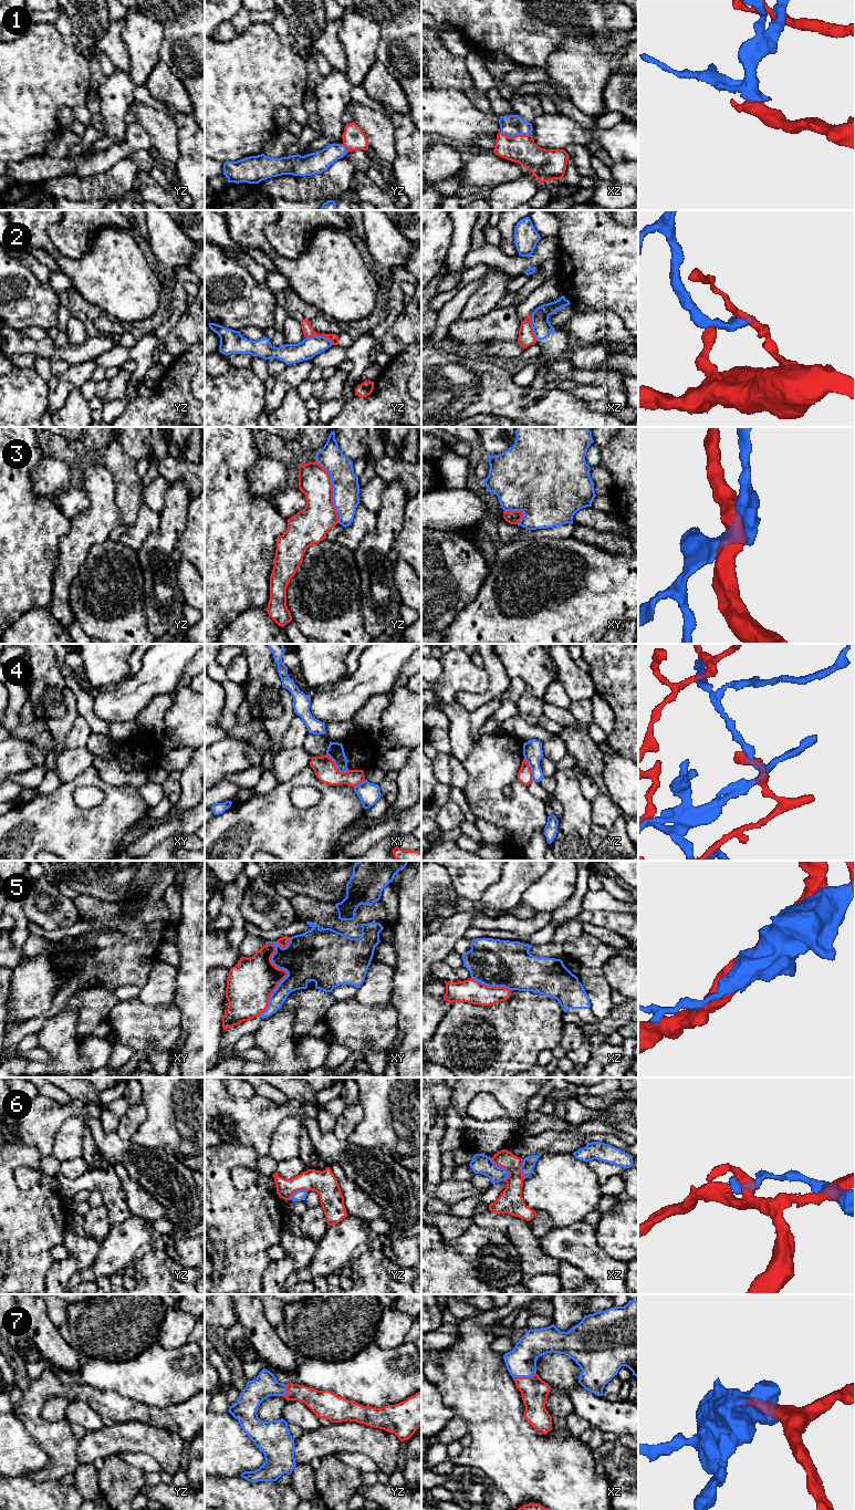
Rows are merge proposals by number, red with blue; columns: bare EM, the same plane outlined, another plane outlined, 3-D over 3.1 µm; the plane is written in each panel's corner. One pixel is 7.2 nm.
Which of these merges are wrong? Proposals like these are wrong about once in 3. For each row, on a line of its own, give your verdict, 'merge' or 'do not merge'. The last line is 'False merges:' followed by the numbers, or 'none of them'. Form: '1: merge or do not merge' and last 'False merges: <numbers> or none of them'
1: merge
2: do not merge
3: do not merge
4: do not merge
5: do not merge
6: do not merge
7: merge
False merges: 2, 3, 4, 5, 6

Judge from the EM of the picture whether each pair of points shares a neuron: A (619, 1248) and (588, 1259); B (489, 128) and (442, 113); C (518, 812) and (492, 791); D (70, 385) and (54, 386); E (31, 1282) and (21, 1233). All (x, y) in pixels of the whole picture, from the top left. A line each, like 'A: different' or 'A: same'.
A: different
B: same
C: same
D: same
E: same

